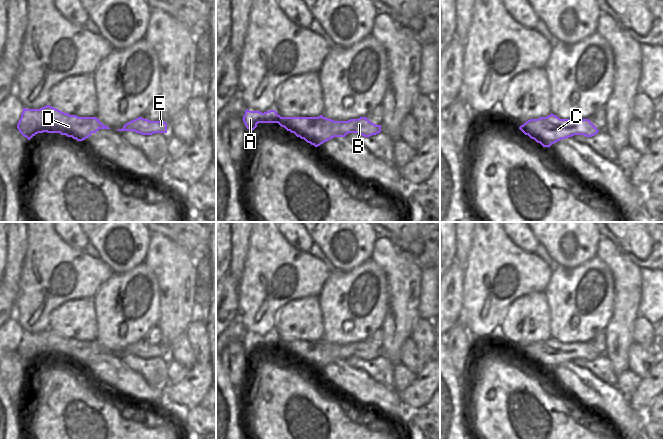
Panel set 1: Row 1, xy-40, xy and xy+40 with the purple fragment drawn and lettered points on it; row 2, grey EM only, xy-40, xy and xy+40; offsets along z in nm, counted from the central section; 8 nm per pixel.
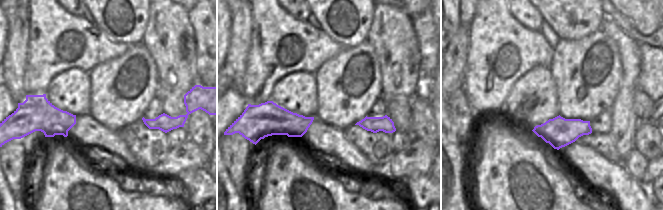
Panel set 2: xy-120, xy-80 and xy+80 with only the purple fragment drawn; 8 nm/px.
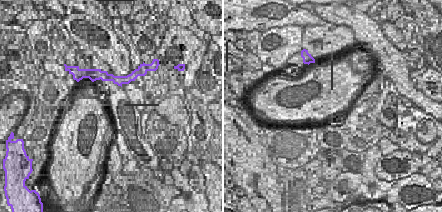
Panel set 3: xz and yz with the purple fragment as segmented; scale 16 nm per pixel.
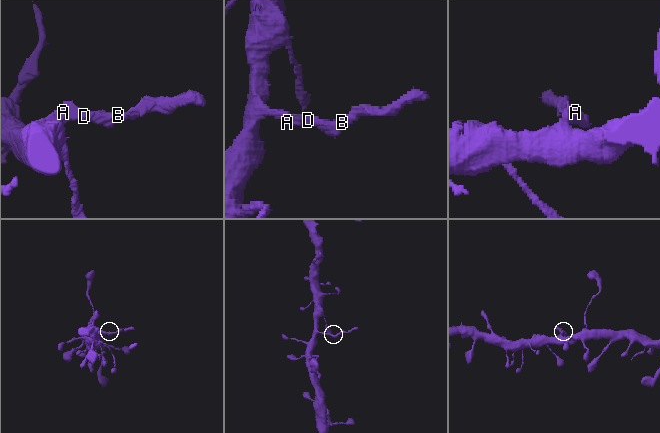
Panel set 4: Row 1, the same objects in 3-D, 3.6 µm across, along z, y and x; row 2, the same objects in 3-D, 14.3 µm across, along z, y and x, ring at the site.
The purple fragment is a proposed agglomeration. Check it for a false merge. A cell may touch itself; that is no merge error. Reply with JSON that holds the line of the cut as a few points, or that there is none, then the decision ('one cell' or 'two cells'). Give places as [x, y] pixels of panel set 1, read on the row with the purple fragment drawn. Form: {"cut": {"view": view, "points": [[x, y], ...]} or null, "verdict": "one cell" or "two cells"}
{"cut": {"view": "xy", "points": [[323, 117], [318, 124], [308, 130], [308, 135], [304, 139]]}, "verdict": "two cells"}

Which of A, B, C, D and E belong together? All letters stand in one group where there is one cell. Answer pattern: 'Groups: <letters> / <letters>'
Groups: A D / B C E.

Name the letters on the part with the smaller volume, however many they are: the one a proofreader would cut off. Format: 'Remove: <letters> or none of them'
Remove: B, C, E

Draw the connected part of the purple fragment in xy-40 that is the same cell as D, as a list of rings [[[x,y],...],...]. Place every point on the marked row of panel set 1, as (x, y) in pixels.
[[[46,105],[40,109],[23,108],[17,128],[28,140],[38,133],[47,132],[82,141],[90,126],[100,128],[101,124],[96,117],[78,117]]]

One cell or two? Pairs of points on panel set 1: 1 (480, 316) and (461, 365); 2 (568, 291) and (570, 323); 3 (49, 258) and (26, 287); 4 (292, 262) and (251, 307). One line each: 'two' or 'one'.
1: two
2: one
3: one
4: one

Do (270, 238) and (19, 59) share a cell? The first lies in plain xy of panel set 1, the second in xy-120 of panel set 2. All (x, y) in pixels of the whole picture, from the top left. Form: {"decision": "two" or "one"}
{"decision": "two"}

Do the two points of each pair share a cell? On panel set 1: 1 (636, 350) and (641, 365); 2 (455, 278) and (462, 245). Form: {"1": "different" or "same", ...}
{"1": "same", "2": "different"}

